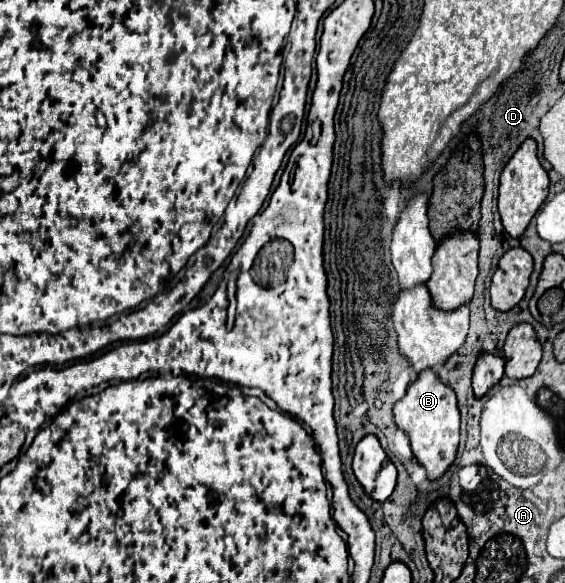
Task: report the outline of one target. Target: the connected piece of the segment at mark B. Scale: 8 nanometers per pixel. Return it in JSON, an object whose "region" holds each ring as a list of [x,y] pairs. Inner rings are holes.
{"region":[[[419,373],[417,381],[407,389],[405,397],[393,407],[395,423],[409,435],[413,457],[425,467],[427,479],[439,479],[455,461],[459,447],[459,409],[455,393],[441,383],[435,373]]]}

